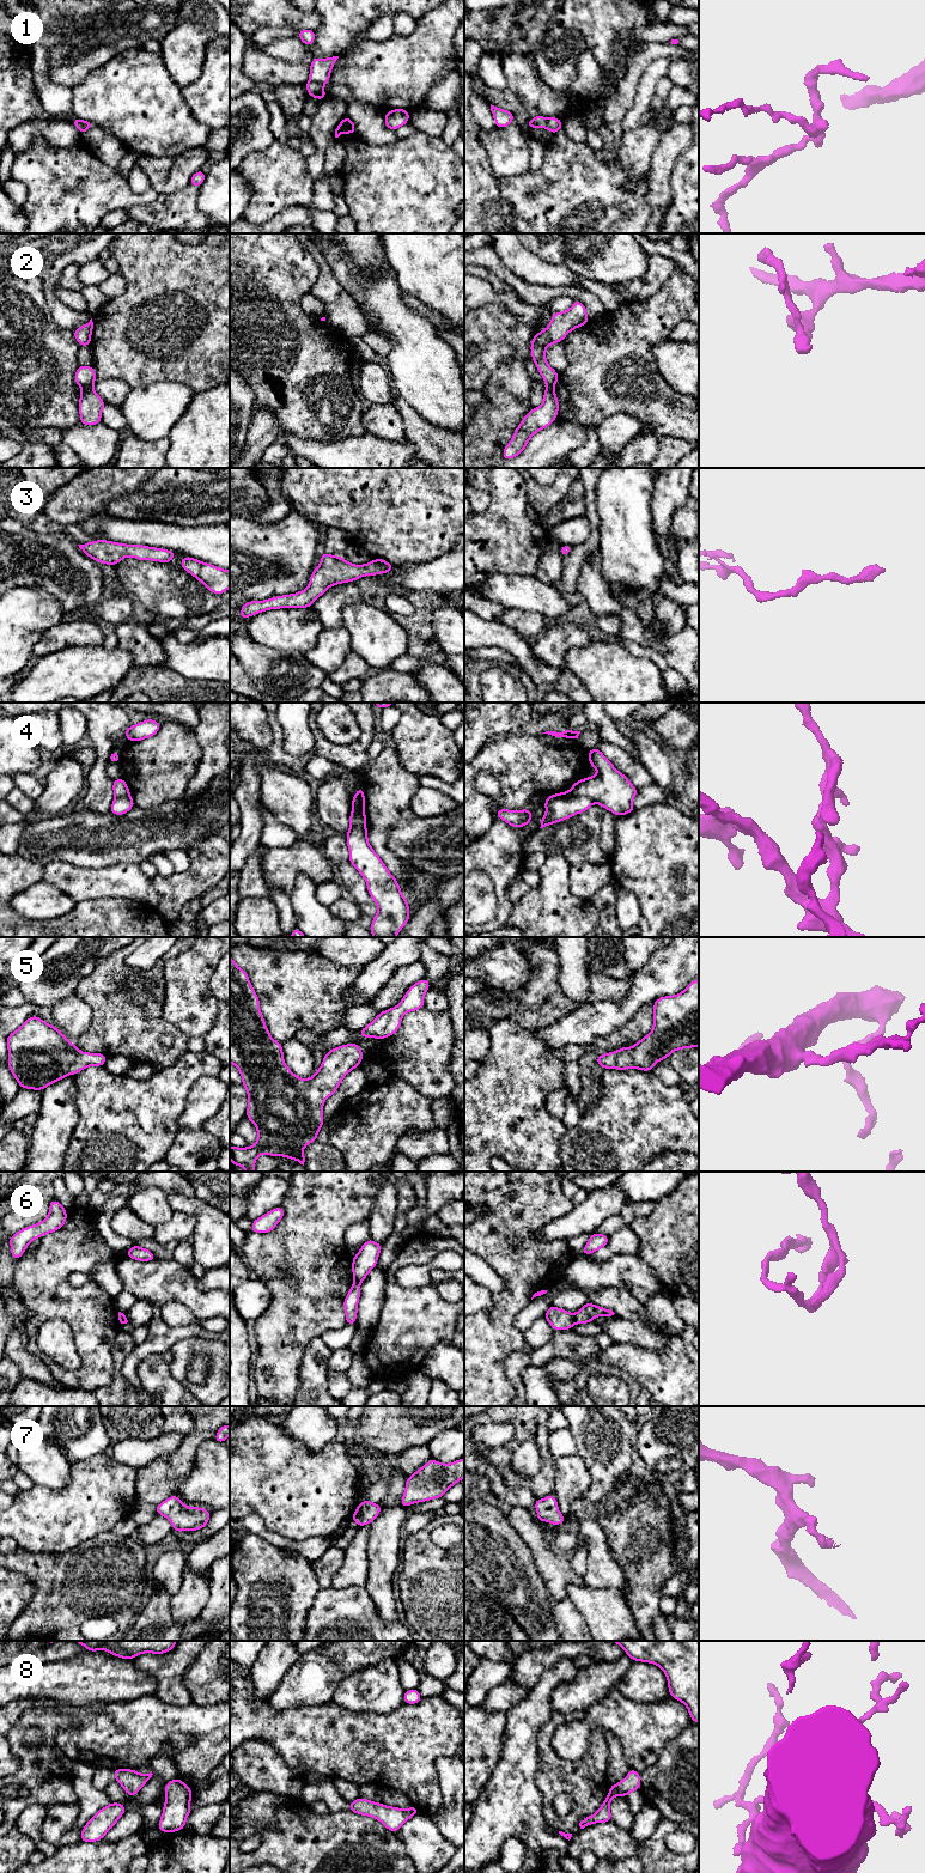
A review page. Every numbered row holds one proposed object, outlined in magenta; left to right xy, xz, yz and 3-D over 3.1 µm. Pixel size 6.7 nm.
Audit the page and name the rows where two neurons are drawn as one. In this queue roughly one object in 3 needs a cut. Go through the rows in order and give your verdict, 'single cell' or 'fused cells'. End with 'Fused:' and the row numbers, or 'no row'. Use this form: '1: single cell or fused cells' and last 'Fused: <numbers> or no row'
1: single cell
2: fused cells
3: single cell
4: fused cells
5: single cell
6: fused cells
7: single cell
8: single cell
Fused: 2, 4, 6

